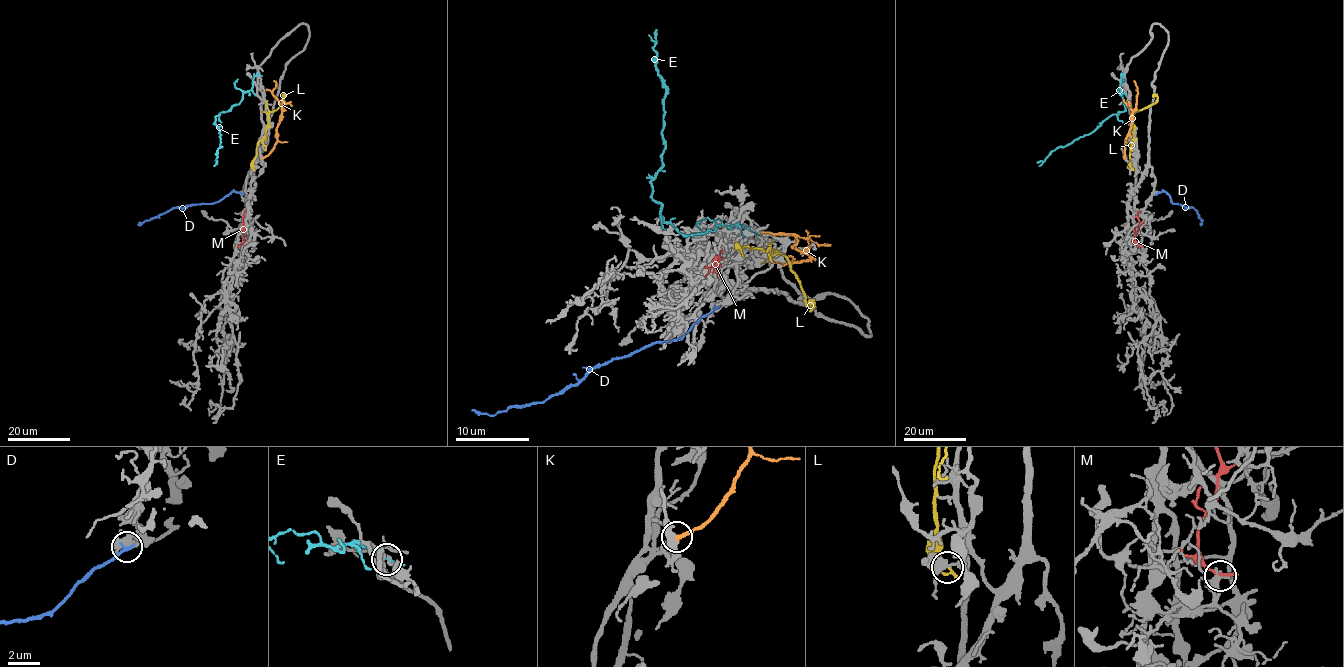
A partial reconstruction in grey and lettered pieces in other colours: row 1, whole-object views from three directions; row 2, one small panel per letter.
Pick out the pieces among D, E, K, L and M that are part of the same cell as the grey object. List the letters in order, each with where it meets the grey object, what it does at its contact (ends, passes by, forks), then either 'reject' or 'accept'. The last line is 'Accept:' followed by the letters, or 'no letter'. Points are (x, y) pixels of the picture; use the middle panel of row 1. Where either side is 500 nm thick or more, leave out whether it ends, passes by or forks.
D: meets grey at (717, 307); it ends there; reject
E: meets grey at (753, 232); it ends there; reject
K: meets grey at (762, 233); it ends there; reject
L: meets grey at (742, 252); it ends there; reject
M: meets grey at (709, 268); it passes by; reject
Accept: no letter

